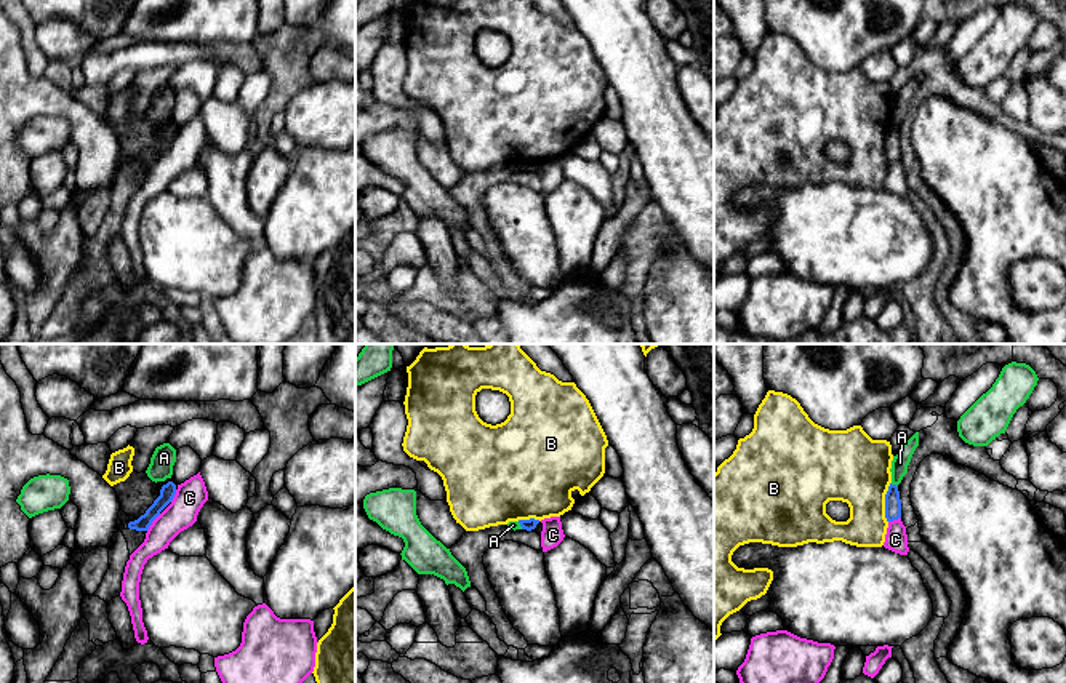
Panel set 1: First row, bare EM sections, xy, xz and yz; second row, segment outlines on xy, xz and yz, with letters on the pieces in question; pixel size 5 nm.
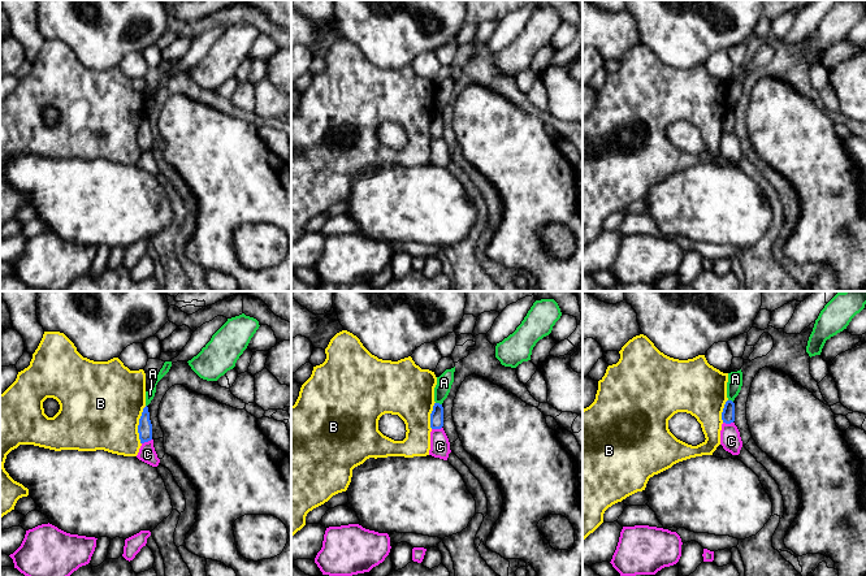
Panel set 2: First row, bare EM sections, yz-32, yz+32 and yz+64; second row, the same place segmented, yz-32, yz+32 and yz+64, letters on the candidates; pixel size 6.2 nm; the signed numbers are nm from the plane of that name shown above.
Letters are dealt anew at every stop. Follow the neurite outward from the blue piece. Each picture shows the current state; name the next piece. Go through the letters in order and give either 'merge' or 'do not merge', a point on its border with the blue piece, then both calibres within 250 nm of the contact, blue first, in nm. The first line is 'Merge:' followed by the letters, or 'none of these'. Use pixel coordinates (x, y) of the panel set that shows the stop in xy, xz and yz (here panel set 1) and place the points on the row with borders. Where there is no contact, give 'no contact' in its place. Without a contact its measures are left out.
Merge: none of these
A: do not merge; contact yz (893, 485); calibres 80 and 90 nm
B: do not merge; contact yz (885, 503); calibres 80 and 360 nm
C: do not merge; contact xy (152, 520); calibres 80 and 150 nm

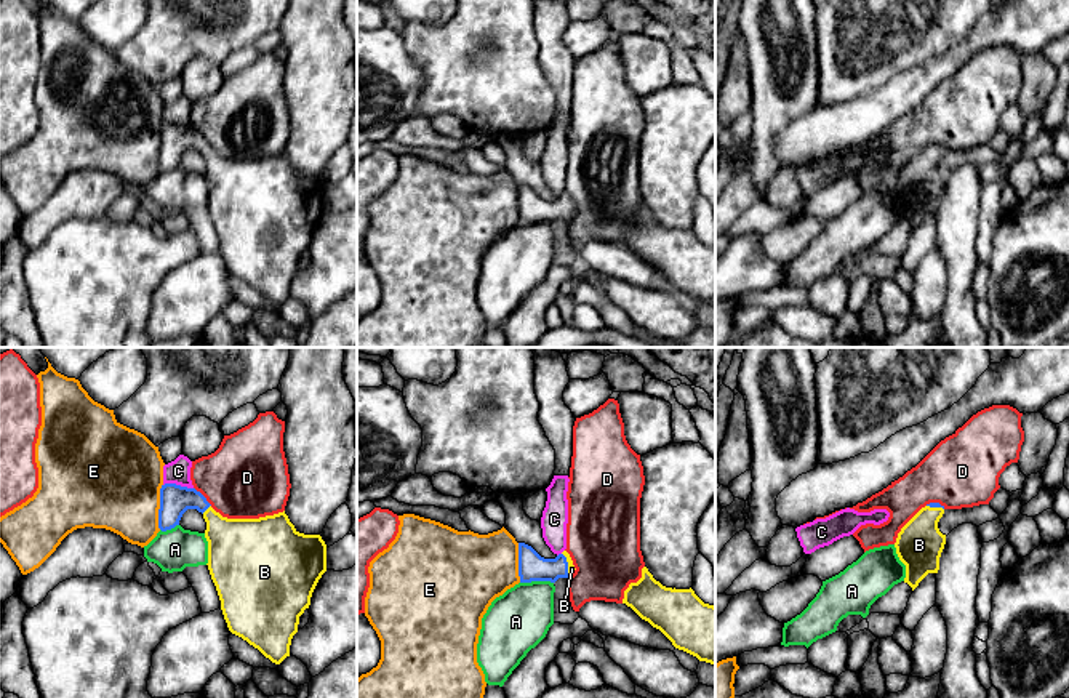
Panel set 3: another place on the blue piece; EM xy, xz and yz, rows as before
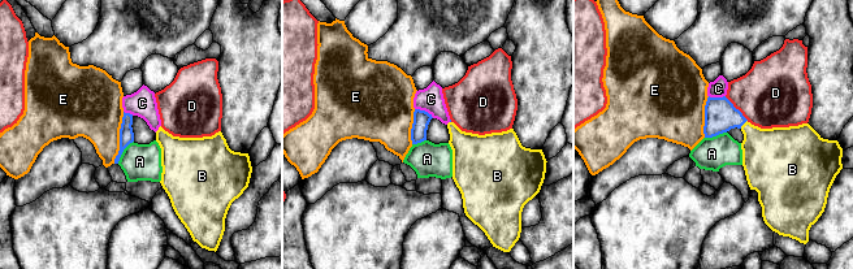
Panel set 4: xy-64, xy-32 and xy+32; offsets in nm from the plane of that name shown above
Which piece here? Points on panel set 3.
Merge: B
A: do not merge; contact xz (536, 580); calibres 140 and 300 nm
B: merge; contact xy (205, 509); calibres 160 and 300 nm
C: do not merge; contact xy (178, 485); calibres 160 and 120 nm
D: do not merge; contact xy (204, 497); calibres 160 and 420 nm
E: do not merge; contact xy (160, 506); calibres 160 and 440 nm

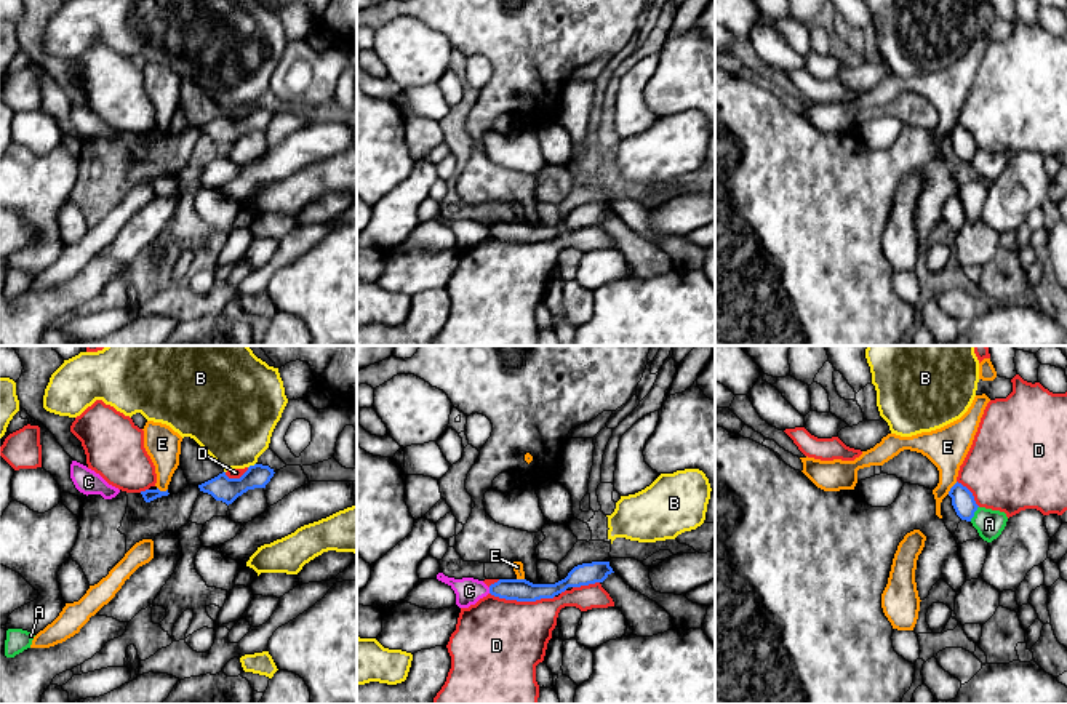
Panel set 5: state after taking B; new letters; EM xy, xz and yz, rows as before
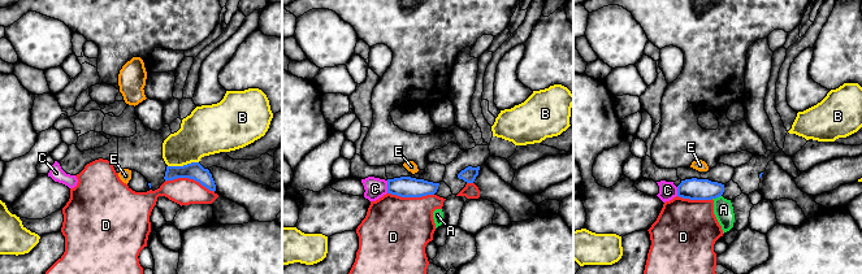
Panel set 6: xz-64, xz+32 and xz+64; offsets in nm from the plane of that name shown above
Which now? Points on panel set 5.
Merge: none of these
A: do not merge; contact yz (973, 514); calibres 120 and 140 nm
B: do not merge; contact xy (251, 466); calibres 130 and 400 nm
C: do not merge; contact xz (490, 591); calibres 110 and 140 nm
D: do not merge; contact xz (522, 600); calibres 110 and 440 nm
E: do not merge; contact yz (951, 488); calibres 120 and 200 nm

